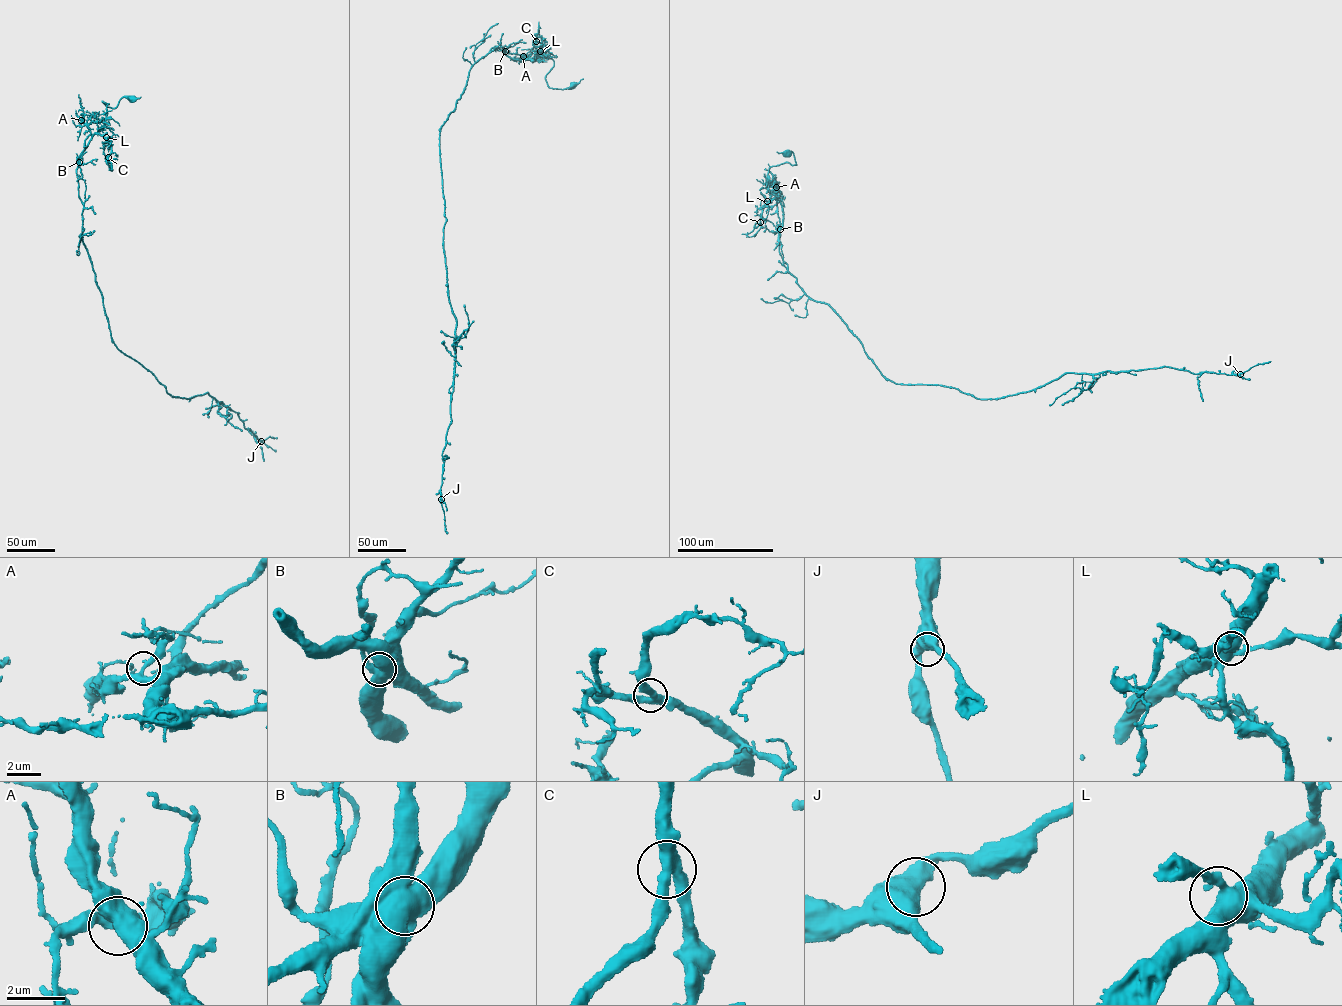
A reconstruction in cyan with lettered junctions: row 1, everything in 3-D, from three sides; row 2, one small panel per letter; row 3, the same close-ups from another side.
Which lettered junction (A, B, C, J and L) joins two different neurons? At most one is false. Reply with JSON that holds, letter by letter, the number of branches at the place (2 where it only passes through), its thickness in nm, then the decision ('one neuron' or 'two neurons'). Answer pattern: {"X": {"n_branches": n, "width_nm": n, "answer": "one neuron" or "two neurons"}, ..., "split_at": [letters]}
{"A": {"n_branches": 3, "width_nm": 360, "answer": "one neuron"}, "B": {"n_branches": 3, "width_nm": 550, "answer": "one neuron"}, "C": {"n_branches": 3, "width_nm": 420, "answer": "one neuron"}, "J": {"n_branches": 2, "width_nm": 600, "answer": "one neuron"}, "L": {"n_branches": 3, "width_nm": 480, "answer": "one neuron"}, "split_at": []}

